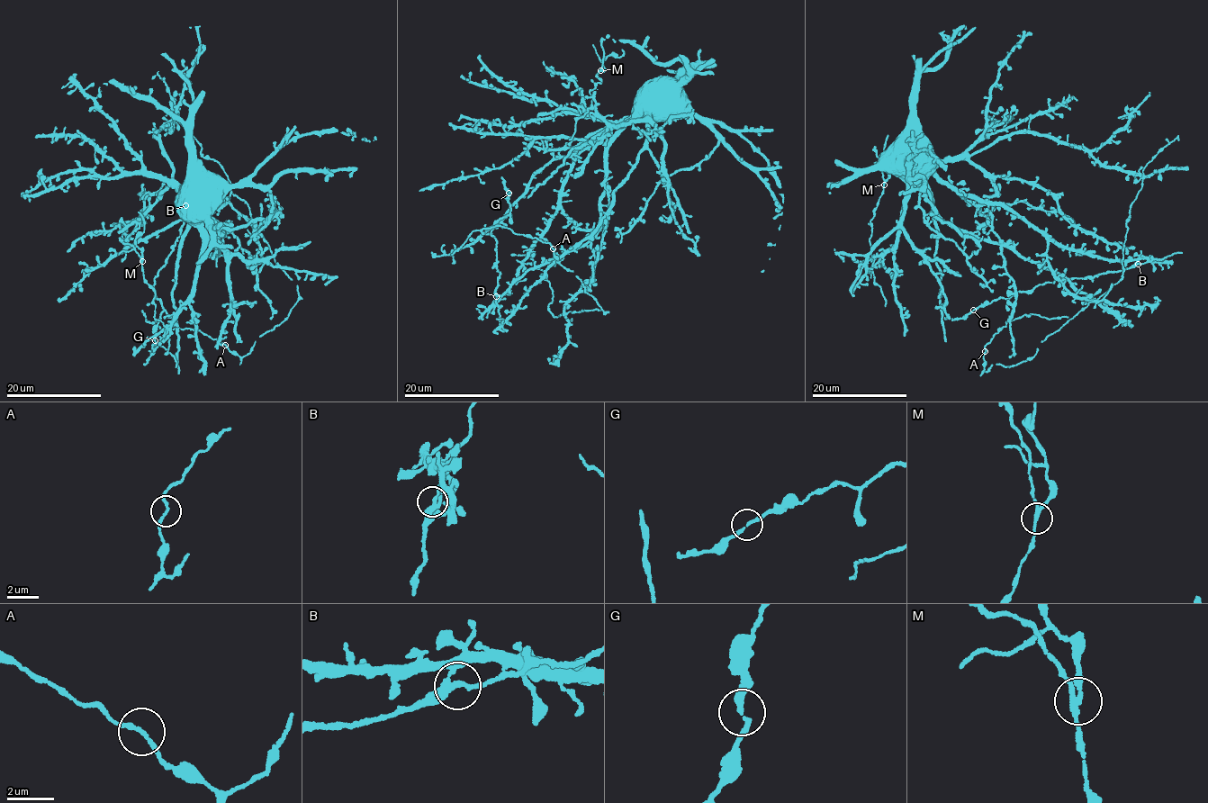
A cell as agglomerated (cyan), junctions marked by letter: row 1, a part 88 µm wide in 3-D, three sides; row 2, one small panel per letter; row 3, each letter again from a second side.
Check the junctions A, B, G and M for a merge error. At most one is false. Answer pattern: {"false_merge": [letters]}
{"false_merge": ["M"]}

